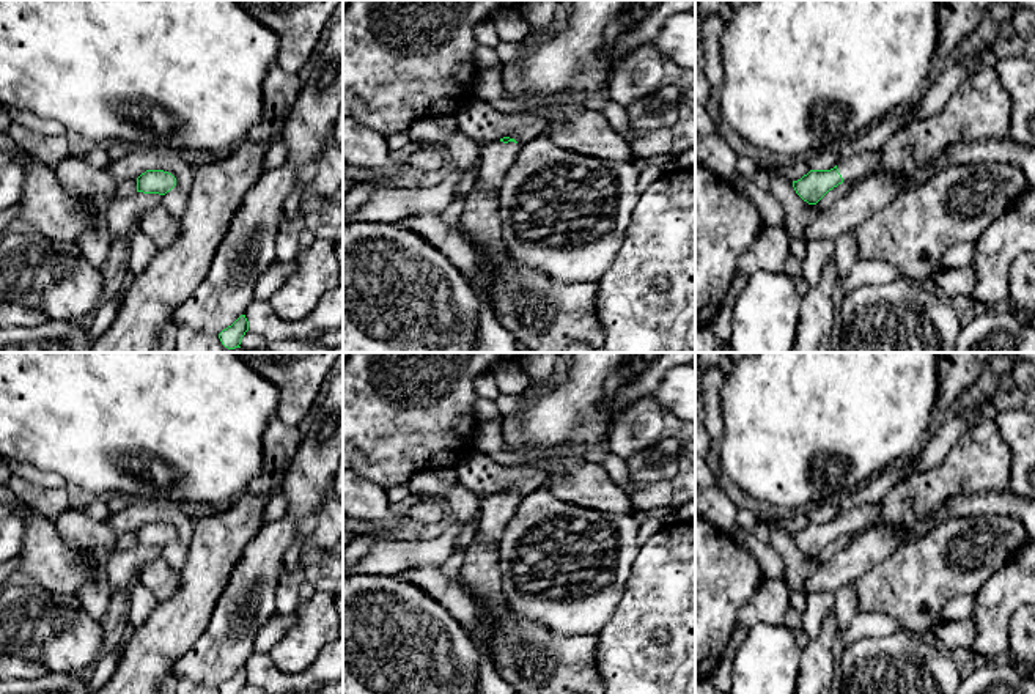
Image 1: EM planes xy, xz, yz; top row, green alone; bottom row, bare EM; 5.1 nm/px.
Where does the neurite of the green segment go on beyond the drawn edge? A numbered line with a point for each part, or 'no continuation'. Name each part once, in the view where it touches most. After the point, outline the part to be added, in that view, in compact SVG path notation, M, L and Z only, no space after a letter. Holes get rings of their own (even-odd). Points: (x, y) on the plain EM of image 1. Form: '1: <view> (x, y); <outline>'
1: xz (496, 510); M494 493L480 504L480 524L475 538L497 543L519 505L519 496Z

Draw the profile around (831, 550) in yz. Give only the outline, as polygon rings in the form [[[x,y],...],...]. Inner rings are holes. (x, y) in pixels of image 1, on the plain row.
[[[842,535],[837,540],[834,540],[832,543],[829,543],[816,557],[813,557],[816,565],[818,567],[823,565],[831,557],[834,557],[838,551],[842,551],[843,548],[851,544],[854,537],[856,535]]]

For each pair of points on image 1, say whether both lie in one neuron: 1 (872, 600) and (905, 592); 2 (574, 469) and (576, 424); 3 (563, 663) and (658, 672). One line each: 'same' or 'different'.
1: same
2: different
3: different

